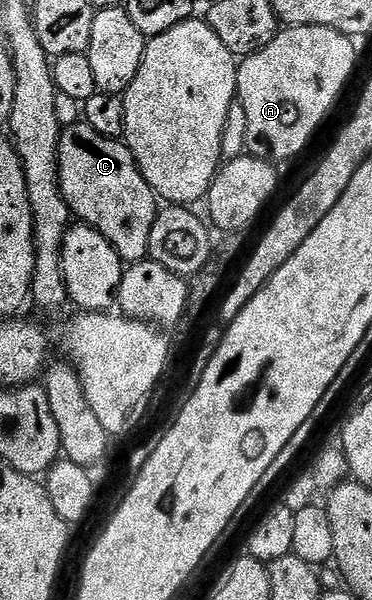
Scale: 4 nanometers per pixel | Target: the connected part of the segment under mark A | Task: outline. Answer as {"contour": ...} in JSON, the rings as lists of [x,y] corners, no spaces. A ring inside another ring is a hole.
{"contour":[[[296,24],[294,26],[284,27],[275,37],[273,42],[269,42],[269,46],[265,46],[261,50],[257,50],[251,56],[242,57],[237,64],[237,103],[245,106],[246,133],[245,142],[247,143],[246,151],[252,156],[260,158],[266,157],[267,151],[271,151],[276,156],[274,159],[291,160],[294,156],[299,156],[307,148],[307,143],[315,136],[315,131],[323,124],[323,119],[331,112],[331,107],[339,100],[339,95],[343,92],[343,87],[347,84],[347,79],[355,72],[355,48],[352,37],[341,34],[332,28],[325,26],[313,26],[312,24]]]}

